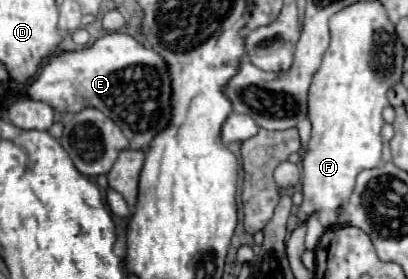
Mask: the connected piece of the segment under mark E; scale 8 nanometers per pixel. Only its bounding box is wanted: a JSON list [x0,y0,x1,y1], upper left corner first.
[24,32,172,150]

